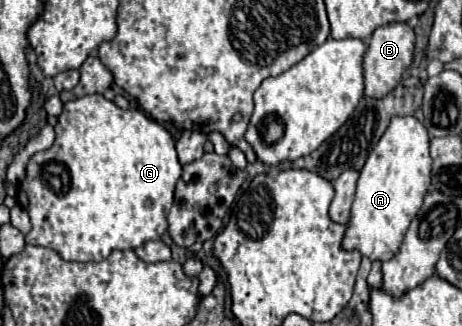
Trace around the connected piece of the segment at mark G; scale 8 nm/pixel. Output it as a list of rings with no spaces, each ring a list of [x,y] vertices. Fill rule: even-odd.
[[[93,94],[93,96],[83,96],[71,102],[65,102],[63,112],[59,116],[59,122],[55,126],[57,132],[57,140],[55,144],[45,150],[45,152],[37,152],[31,156],[29,164],[27,164],[27,176],[25,180],[17,186],[17,204],[21,208],[27,210],[27,214],[31,216],[31,224],[33,230],[25,236],[27,244],[33,246],[45,246],[45,248],[53,248],[63,260],[69,262],[101,262],[105,260],[113,250],[129,250],[129,248],[139,248],[143,242],[147,240],[157,240],[167,232],[167,214],[173,206],[173,192],[175,192],[175,184],[183,174],[183,168],[177,160],[177,152],[175,152],[175,140],[173,136],[153,118],[149,118],[147,114],[143,114],[141,110],[121,110],[117,108],[113,102],[105,100],[101,94]]]

